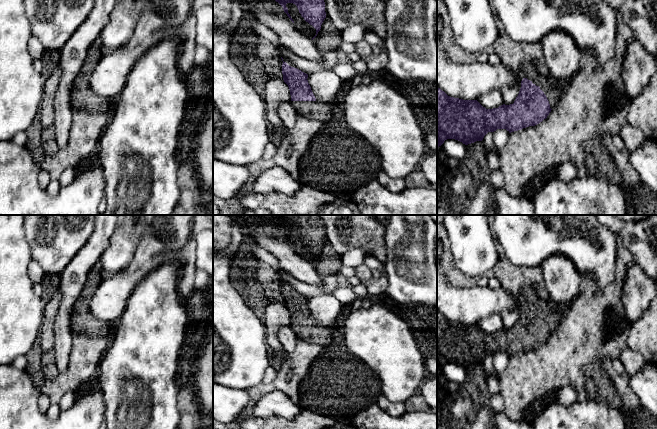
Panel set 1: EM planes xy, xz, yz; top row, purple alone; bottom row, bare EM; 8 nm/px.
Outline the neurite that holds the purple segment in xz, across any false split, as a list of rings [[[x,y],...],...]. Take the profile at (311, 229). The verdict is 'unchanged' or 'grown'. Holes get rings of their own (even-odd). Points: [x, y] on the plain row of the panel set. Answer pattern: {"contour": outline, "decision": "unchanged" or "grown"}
{"contour": [[[262,215],[262,219],[278,226],[293,247],[286,228],[295,228],[304,244],[316,253],[312,264],[317,260],[326,242],[324,221],[319,215]]], "decision": "unchanged"}

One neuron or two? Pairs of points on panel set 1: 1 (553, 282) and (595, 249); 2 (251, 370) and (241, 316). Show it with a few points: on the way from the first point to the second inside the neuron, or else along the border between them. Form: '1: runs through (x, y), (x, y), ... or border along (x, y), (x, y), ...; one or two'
1: border along (553, 255), (567, 257), (582, 277); two
2: runs through (241, 357), (241, 329); one

